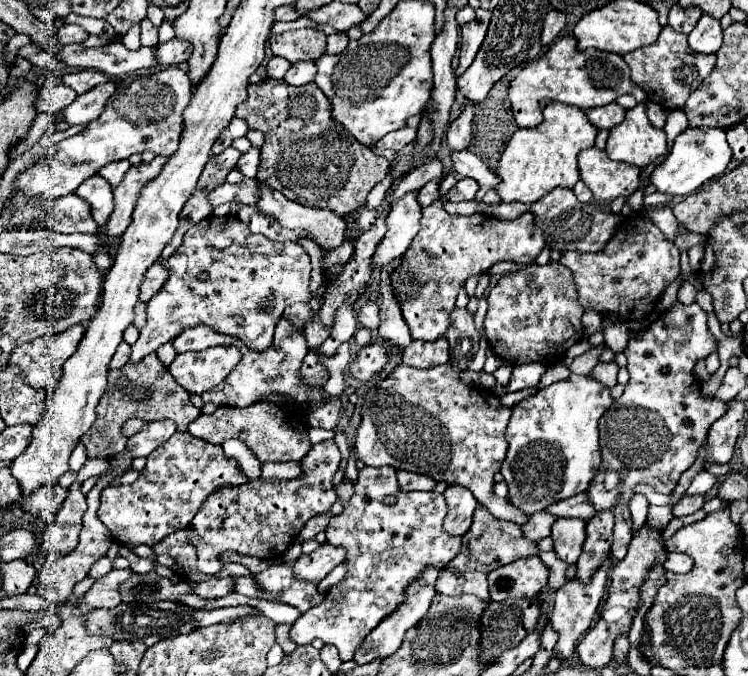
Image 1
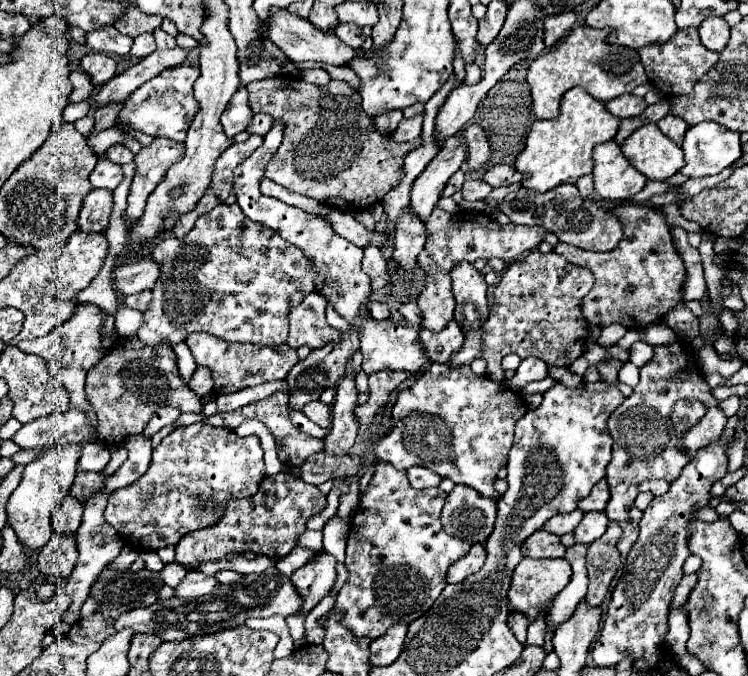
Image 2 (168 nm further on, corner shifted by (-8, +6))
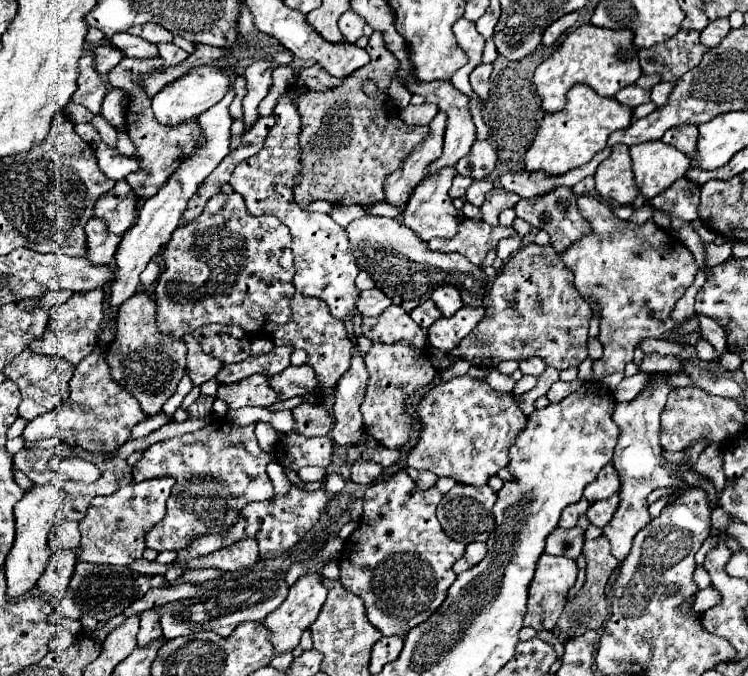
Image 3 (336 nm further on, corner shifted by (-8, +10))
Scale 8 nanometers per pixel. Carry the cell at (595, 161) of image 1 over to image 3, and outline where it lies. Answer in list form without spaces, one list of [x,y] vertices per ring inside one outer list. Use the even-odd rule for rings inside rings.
[[[615,144],[611,156],[605,158],[595,172],[595,188],[601,196],[613,198],[619,204],[631,204],[639,194],[631,172],[629,148],[625,144]]]

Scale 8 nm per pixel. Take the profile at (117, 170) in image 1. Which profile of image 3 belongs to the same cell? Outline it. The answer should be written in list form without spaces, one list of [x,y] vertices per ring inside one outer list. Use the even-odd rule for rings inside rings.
[[[95,116],[93,120],[91,120],[91,124],[97,128],[97,132],[101,134],[101,140],[107,144],[107,146],[111,146],[111,148],[115,148],[115,144],[117,144],[117,130],[113,128],[113,126],[109,126],[101,116]]]

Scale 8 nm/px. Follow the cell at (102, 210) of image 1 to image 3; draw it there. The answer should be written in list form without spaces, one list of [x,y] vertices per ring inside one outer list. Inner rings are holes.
[[[97,144],[95,148],[95,156],[99,162],[99,168],[105,176],[109,176],[111,180],[123,180],[127,174],[135,172],[139,168],[137,158],[131,156],[121,156],[115,148],[107,148],[107,144]]]

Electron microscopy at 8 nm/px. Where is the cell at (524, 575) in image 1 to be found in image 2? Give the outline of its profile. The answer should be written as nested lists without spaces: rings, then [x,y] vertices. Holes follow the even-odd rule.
[[[523,558],[519,566],[515,568],[511,590],[509,590],[509,602],[515,612],[525,614],[529,622],[533,622],[537,616],[545,614],[551,610],[551,604],[555,596],[569,584],[571,580],[571,564],[567,564],[565,558],[555,558],[555,560],[533,560],[533,558]]]

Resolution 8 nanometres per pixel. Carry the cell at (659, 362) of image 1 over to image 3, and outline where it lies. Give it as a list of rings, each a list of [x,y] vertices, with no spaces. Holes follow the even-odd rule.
[[[659,376],[653,378],[653,382],[631,402],[623,402],[615,406],[613,412],[613,422],[619,426],[621,434],[615,446],[615,454],[613,454],[613,466],[619,474],[621,480],[621,490],[619,490],[619,506],[611,518],[611,522],[603,528],[603,534],[609,538],[611,542],[611,552],[615,558],[623,560],[627,558],[629,550],[631,550],[631,540],[635,538],[635,534],[651,520],[649,512],[647,512],[647,504],[645,498],[649,492],[653,492],[655,488],[683,488],[685,482],[681,480],[681,476],[677,472],[687,472],[691,470],[691,464],[697,460],[697,456],[707,448],[707,440],[699,438],[695,440],[695,444],[691,444],[691,448],[683,450],[685,456],[685,464],[675,464],[675,462],[667,462],[663,456],[663,448],[659,444],[659,432],[661,432],[661,412],[665,408],[665,396],[673,390],[671,384],[667,384],[665,380],[661,380]]]

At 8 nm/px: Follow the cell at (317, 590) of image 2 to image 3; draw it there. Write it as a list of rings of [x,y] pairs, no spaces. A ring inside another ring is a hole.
[[[303,574],[289,588],[287,598],[277,608],[277,612],[273,612],[271,616],[267,616],[267,620],[263,620],[263,624],[271,630],[271,642],[275,646],[275,654],[285,652],[285,650],[293,650],[299,644],[299,638],[301,638],[303,630],[307,630],[315,622],[325,598],[327,598],[327,588],[321,582],[321,574]]]

